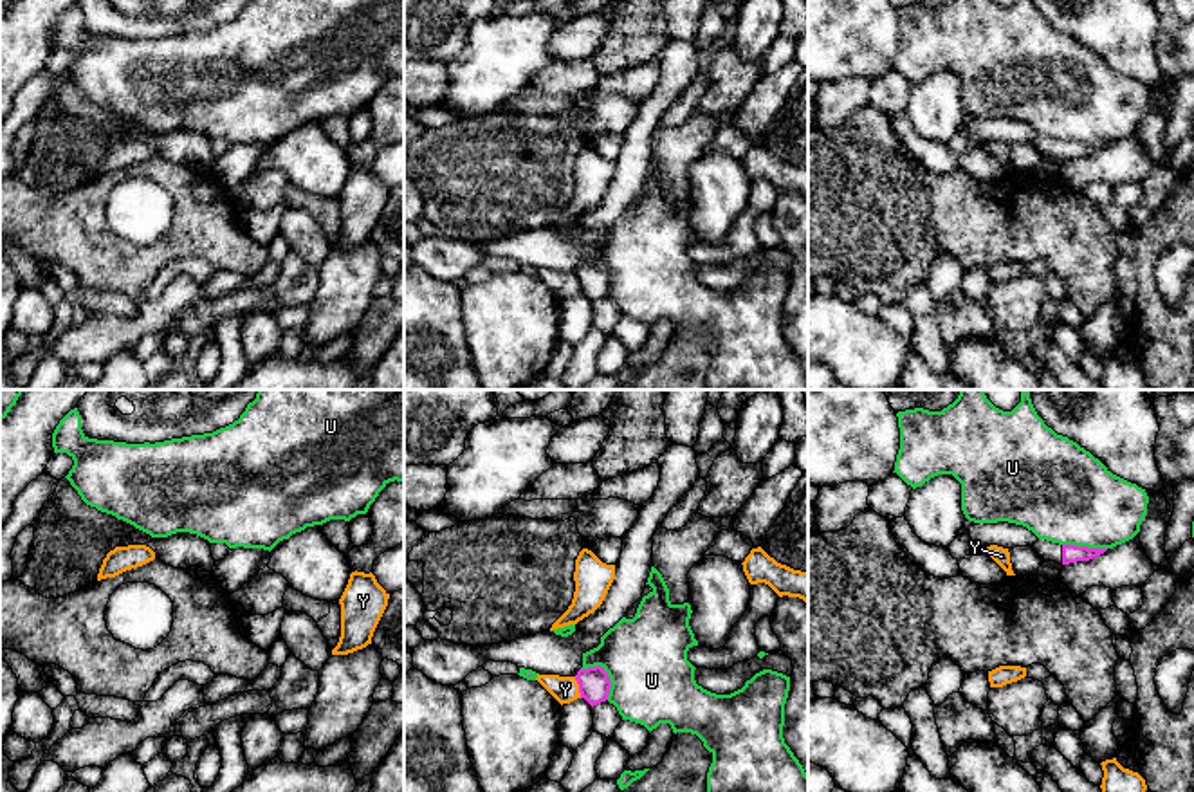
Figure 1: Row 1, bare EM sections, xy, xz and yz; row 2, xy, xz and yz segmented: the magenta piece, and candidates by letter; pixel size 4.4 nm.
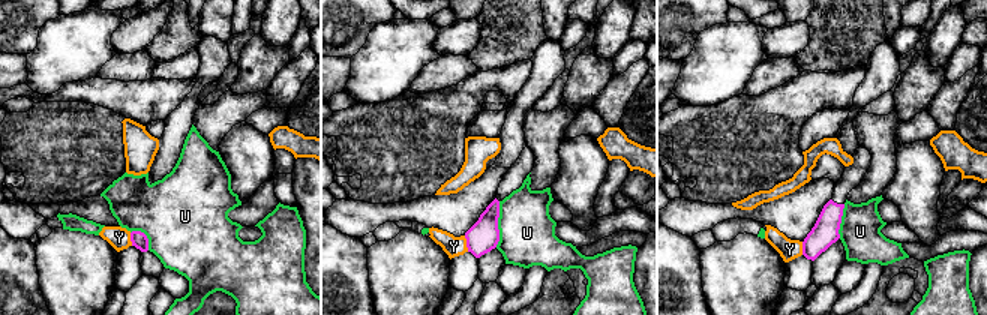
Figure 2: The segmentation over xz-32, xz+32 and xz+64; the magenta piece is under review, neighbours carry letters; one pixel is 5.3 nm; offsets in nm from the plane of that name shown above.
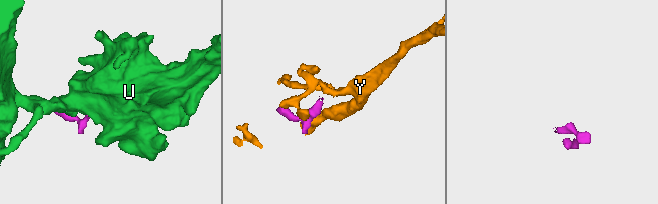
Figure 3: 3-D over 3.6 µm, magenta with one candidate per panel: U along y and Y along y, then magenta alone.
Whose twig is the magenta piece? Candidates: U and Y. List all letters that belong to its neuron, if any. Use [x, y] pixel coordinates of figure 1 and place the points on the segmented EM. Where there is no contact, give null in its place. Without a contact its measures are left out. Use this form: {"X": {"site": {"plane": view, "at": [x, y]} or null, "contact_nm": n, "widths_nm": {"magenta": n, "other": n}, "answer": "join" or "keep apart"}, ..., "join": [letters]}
{"U": {"site": {"plane": "xz", "at": [606, 673]}, "contact_nm": 190, "widths_nm": {"magenta": 140, "other": 360}, "answer": "keep apart"}, "Y": {"site": {"plane": "xz", "at": [579, 688]}, "contact_nm": 100, "widths_nm": {"magenta": 140, "other": 120}, "answer": "keep apart"}, "join": []}

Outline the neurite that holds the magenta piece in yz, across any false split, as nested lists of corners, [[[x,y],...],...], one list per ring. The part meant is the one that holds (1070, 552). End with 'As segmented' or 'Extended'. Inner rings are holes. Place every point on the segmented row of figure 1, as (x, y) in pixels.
[[[1037,539],[1032,548],[1042,557],[1042,561],[1055,561],[1061,566],[1077,563],[1077,561],[1089,561],[1107,548],[1088,548],[1088,547],[1075,547],[1075,545],[1059,545],[1046,539]]]. Extended

